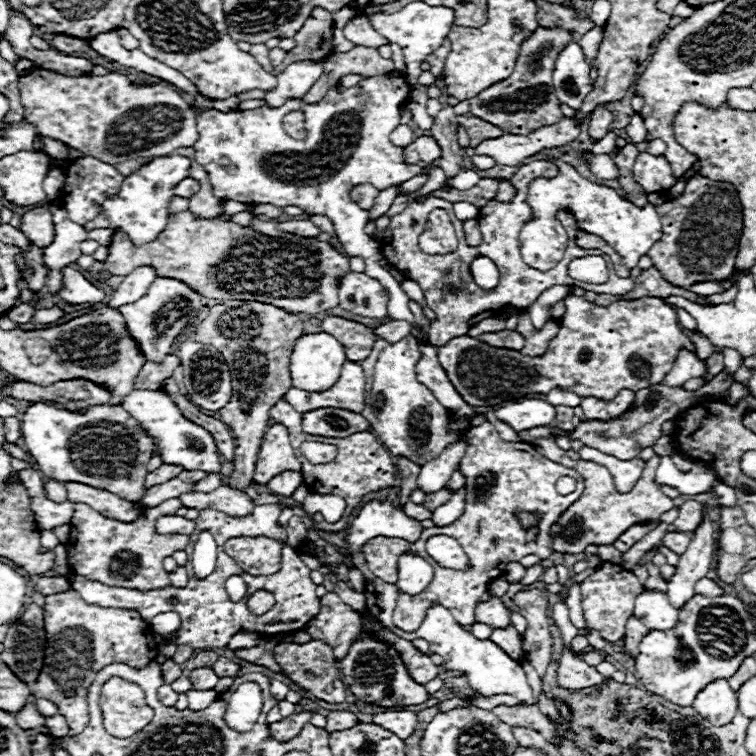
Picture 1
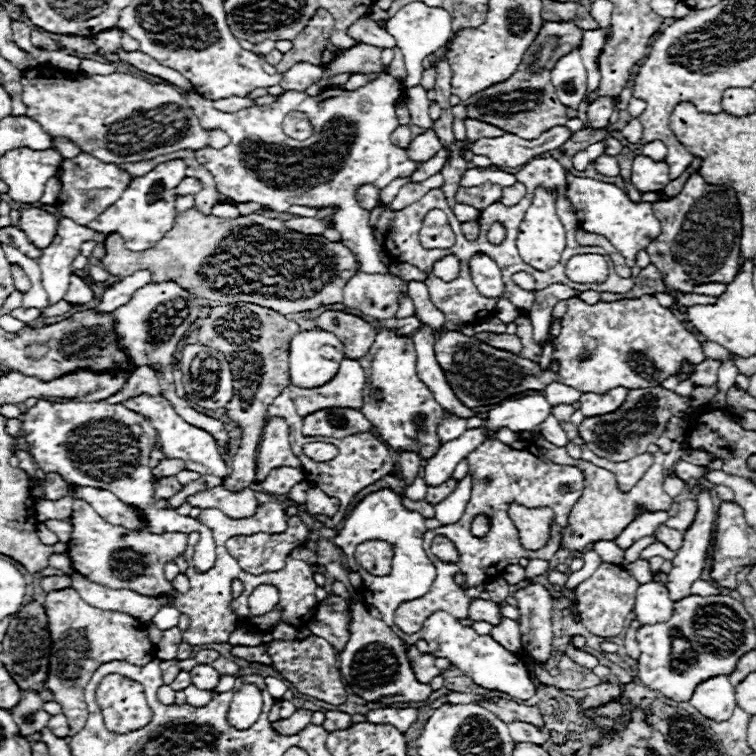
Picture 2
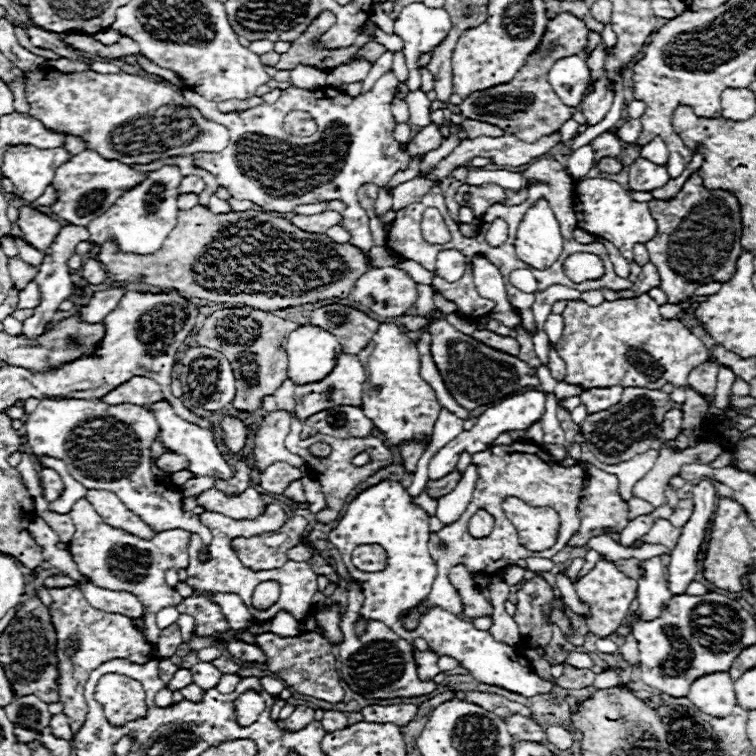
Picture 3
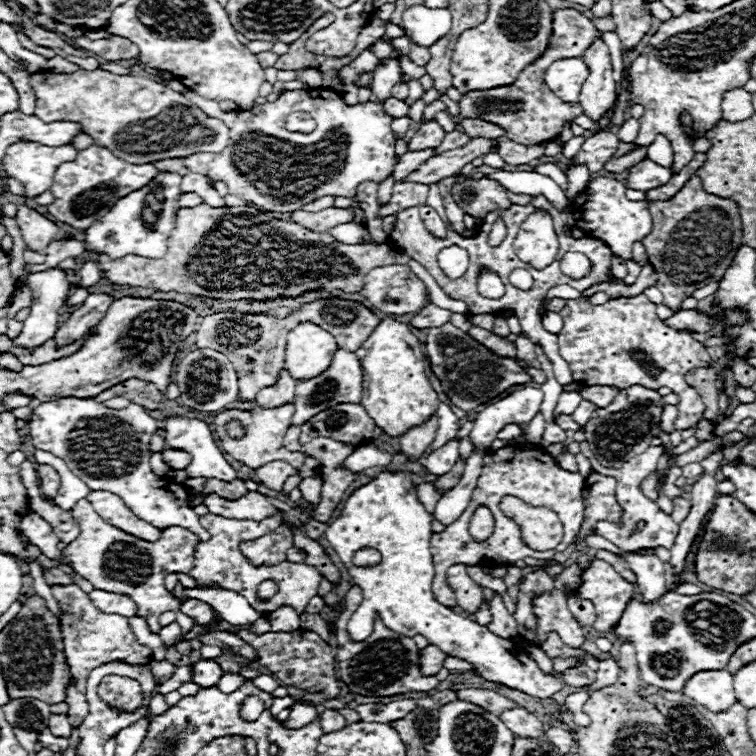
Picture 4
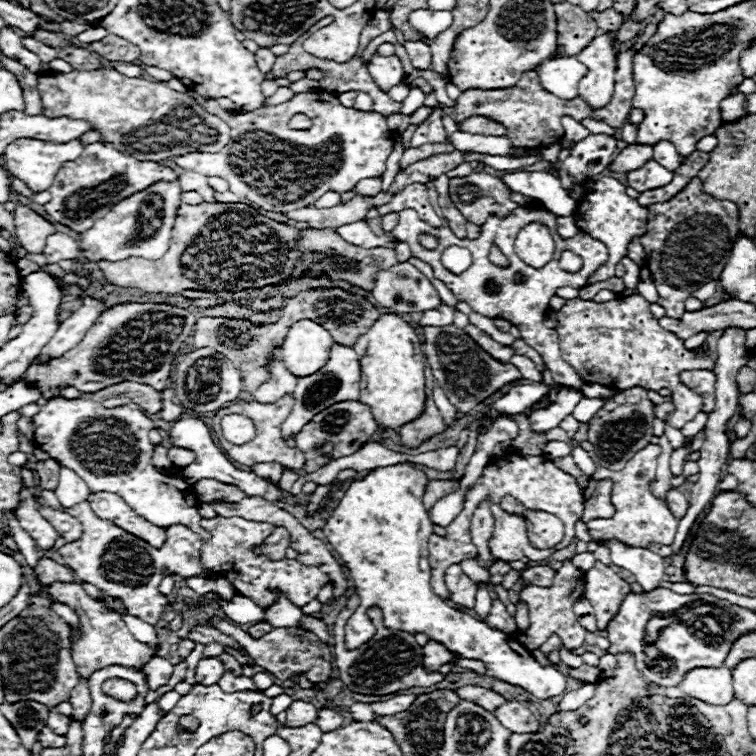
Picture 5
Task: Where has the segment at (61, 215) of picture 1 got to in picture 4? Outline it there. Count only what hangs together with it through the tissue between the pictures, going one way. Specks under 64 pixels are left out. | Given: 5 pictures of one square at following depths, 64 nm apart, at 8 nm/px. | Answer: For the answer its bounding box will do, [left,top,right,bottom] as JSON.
[14,268,70,350]

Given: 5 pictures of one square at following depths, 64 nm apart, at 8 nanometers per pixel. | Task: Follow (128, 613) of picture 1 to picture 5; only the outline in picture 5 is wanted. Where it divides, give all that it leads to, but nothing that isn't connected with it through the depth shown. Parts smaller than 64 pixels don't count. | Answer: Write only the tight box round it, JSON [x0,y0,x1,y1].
[50,582,154,720]

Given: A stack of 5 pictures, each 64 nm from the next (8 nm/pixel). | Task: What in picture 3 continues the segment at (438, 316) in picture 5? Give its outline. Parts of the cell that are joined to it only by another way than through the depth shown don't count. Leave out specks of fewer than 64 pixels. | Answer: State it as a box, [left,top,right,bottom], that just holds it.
[400,316,428,332]

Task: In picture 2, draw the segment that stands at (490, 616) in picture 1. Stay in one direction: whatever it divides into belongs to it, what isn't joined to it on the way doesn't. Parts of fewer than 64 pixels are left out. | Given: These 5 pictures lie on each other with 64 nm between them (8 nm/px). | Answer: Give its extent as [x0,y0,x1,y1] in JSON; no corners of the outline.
[470,598,502,626]

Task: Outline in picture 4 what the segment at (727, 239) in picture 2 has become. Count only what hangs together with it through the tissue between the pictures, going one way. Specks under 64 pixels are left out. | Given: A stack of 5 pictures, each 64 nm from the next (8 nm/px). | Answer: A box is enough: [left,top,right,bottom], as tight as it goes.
[644,174,742,312]

